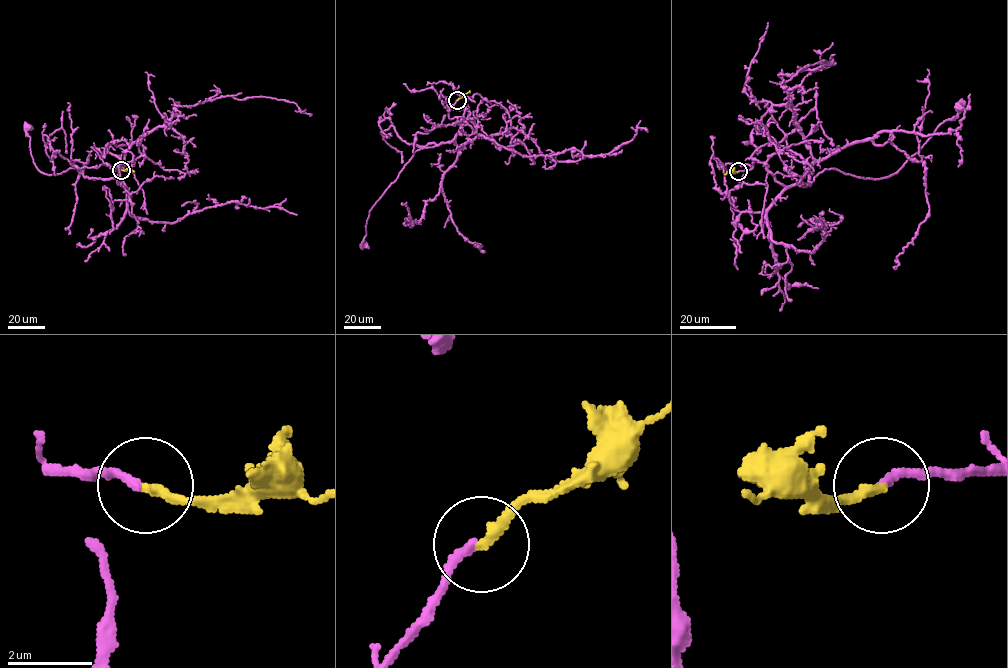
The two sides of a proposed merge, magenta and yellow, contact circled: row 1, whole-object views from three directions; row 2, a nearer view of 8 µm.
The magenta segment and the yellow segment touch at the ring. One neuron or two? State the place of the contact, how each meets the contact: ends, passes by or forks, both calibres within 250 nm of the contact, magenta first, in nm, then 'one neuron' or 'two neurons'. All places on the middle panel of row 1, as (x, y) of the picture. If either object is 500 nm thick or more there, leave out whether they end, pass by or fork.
place (457, 100); magenta ends; yellow ends; calibres 200 and 240 nm; one neuron

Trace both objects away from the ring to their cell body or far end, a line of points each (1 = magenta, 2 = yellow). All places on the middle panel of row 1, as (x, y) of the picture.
1: (457, 100), (453, 109), (470, 113), (459, 149), (512, 127), (571, 162), (647, 132)
2: (457, 100), (469, 91)

